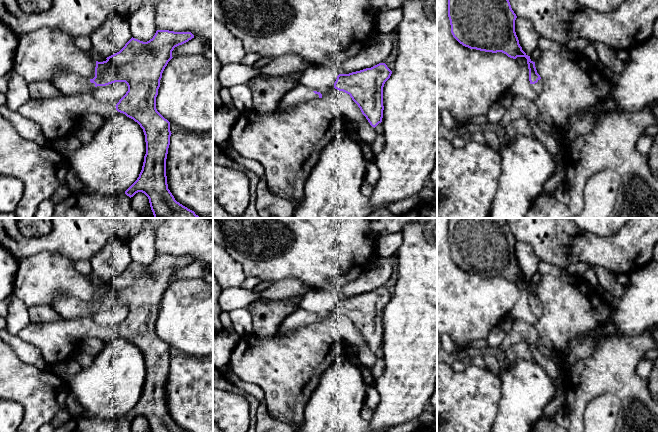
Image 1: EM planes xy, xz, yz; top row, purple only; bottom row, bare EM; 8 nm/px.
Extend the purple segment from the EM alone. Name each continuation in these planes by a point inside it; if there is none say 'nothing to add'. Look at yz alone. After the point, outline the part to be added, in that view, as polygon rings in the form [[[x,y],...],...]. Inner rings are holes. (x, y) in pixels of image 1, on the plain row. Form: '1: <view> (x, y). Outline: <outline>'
1: yz (538, 310). Outline: [[[542,303],[538,304],[537,307],[535,308],[531,308],[532,312],[537,316],[537,317],[541,317],[542,313],[543,313],[543,305]]]

